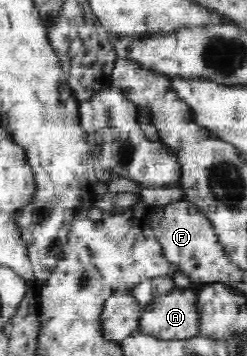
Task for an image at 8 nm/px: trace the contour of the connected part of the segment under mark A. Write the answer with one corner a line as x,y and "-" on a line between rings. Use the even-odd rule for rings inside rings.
173,289
141,306
137,330
162,340
190,338
197,334
195,292

